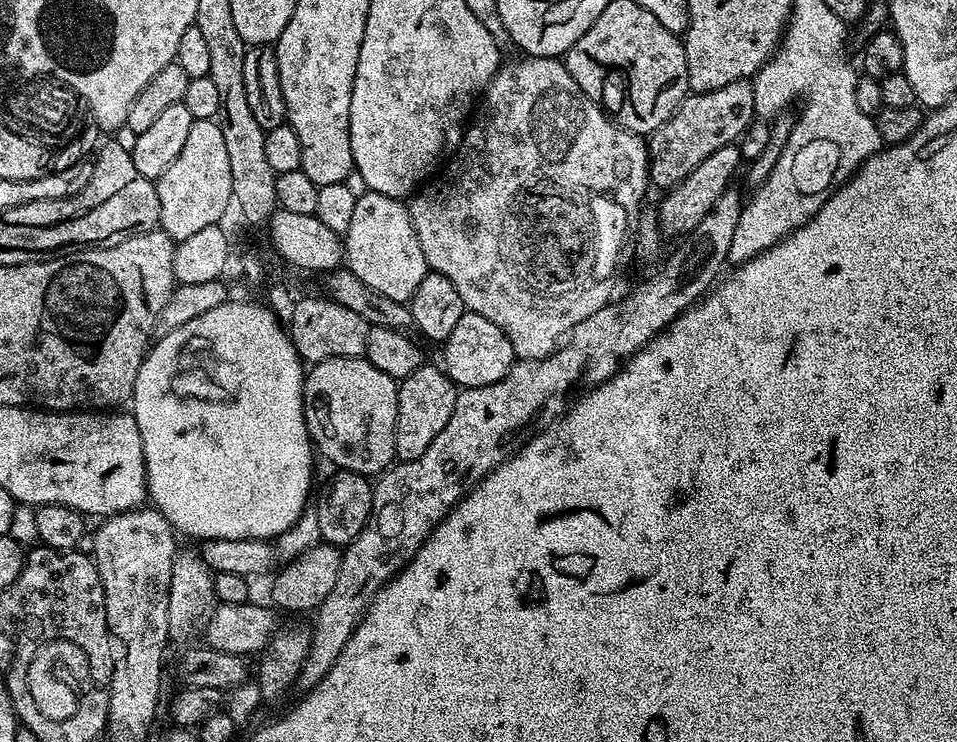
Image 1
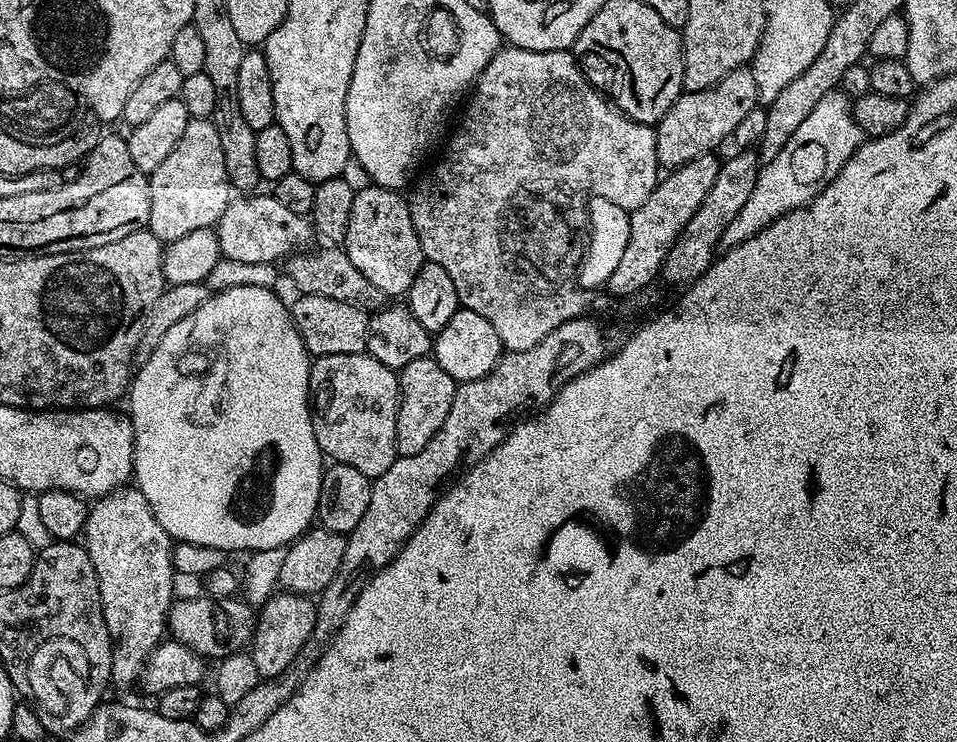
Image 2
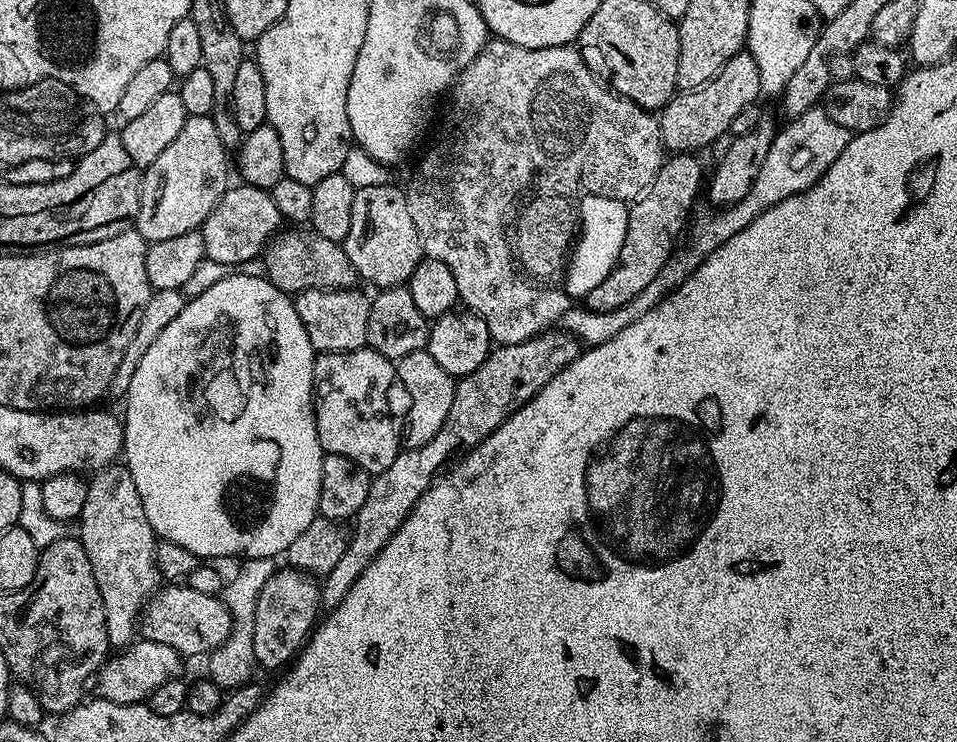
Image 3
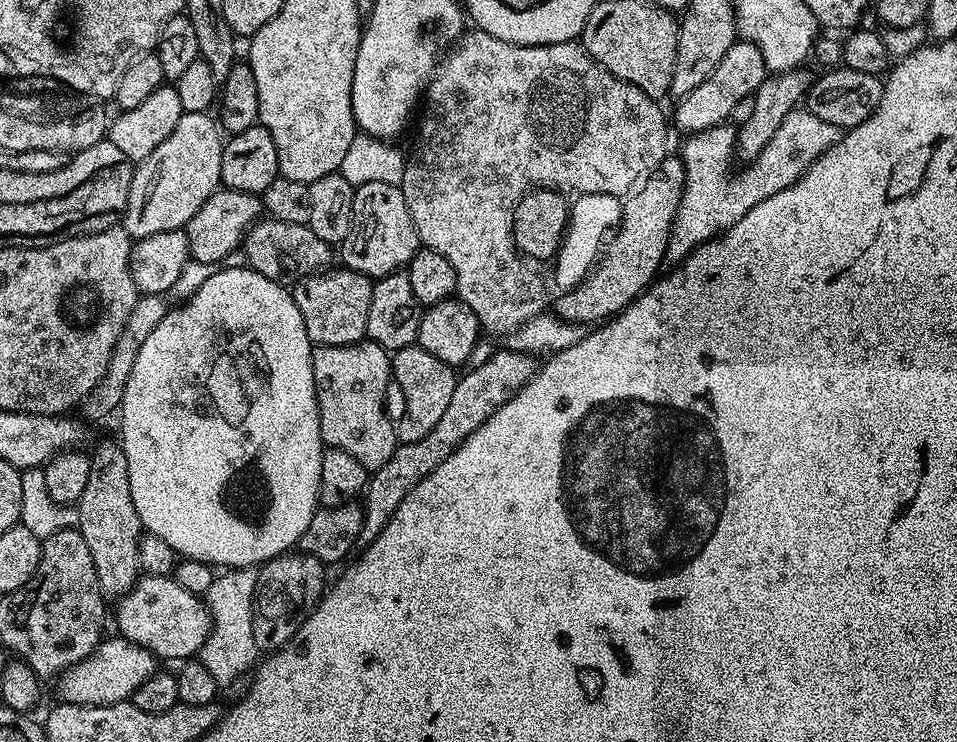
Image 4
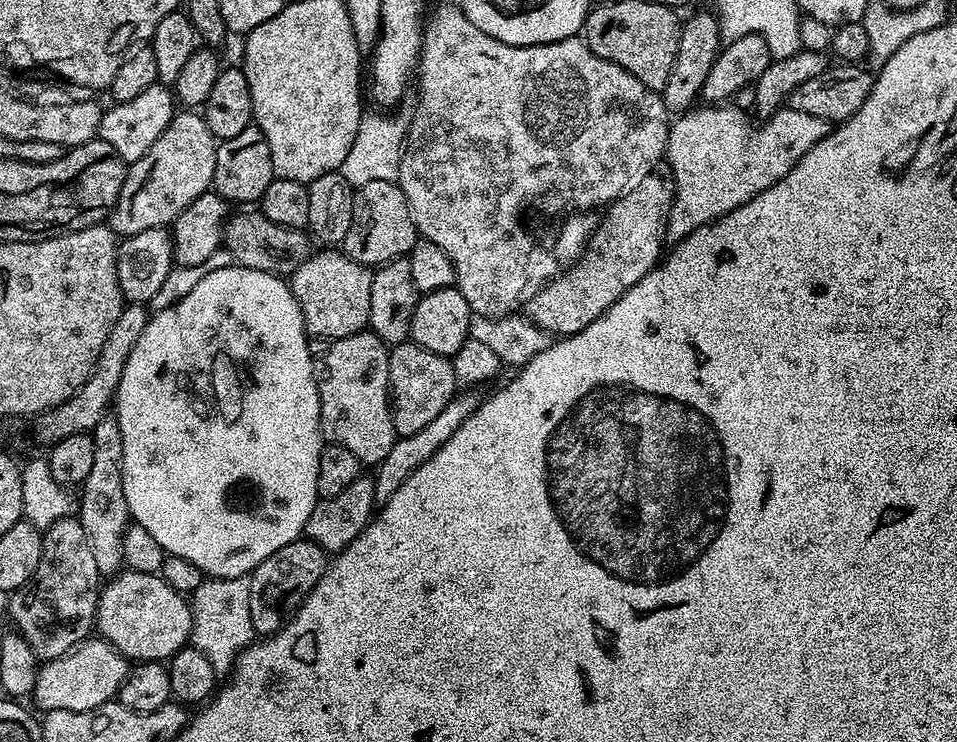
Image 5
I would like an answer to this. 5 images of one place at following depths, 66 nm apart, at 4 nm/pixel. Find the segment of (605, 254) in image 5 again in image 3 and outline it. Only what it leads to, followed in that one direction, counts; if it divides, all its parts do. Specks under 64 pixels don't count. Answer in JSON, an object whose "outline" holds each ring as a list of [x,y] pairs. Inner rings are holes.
{"outline":[[[692,154],[669,155],[648,190],[629,207],[629,224],[619,261],[605,281],[595,286],[586,297],[586,307],[590,310],[618,310],[618,306],[626,306],[638,298],[638,294],[642,294],[642,290],[646,290],[649,282],[658,275],[658,270],[662,270],[674,251],[676,235],[680,231],[683,233],[689,223],[692,203],[699,192],[701,195],[706,180],[706,168],[704,172],[696,159]]]}

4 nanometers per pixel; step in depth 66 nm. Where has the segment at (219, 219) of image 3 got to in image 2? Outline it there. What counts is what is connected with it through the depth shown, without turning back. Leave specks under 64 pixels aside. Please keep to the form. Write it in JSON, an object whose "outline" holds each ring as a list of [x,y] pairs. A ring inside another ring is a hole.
{"outline":[[[274,195],[255,196],[240,198],[244,200],[233,199],[226,206],[222,218],[215,224],[223,259],[251,264],[276,264],[307,249],[313,243],[311,240],[314,240],[314,229],[308,216],[292,213],[287,206],[282,206],[282,202],[278,202]]]}

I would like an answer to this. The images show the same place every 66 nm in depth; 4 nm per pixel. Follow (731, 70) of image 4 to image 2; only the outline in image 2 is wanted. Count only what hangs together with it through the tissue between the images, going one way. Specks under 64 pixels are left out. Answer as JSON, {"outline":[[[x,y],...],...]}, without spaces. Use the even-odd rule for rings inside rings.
{"outline":[[[745,66],[726,74],[706,90],[683,91],[654,126],[657,140],[657,162],[664,170],[681,168],[686,162],[707,152],[715,153],[716,147],[727,136],[732,136],[744,124],[744,119],[756,108],[762,86],[755,80],[753,69]]]}

